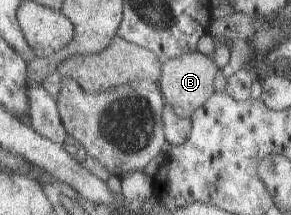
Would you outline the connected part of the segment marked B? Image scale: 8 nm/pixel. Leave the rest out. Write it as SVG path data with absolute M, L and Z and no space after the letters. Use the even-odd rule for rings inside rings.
M199 50L172 59L165 63L164 70L164 76L160 81L163 84L168 102L180 116L188 118L193 117L196 111L204 107L208 100L218 92L216 80L218 80L218 75L223 68L218 66L214 56Z

